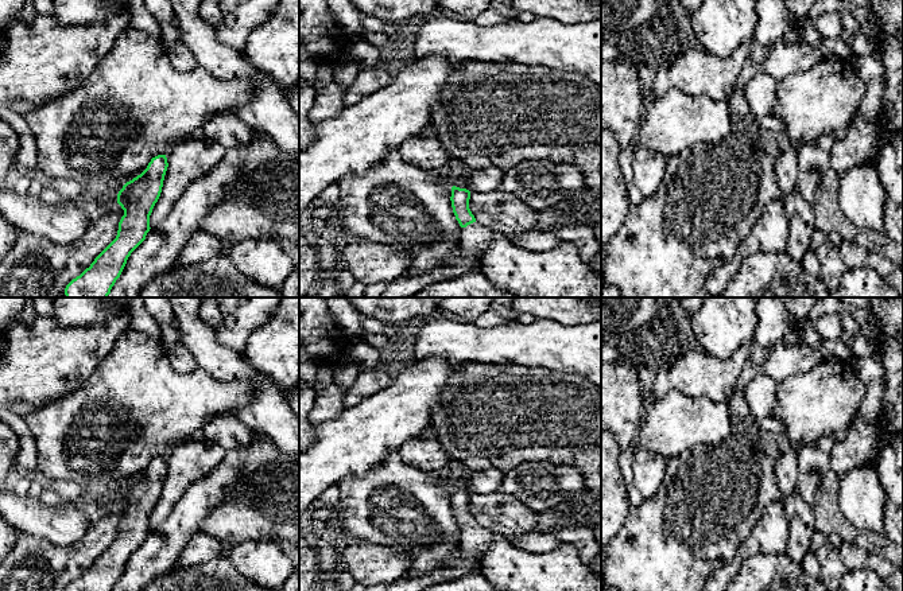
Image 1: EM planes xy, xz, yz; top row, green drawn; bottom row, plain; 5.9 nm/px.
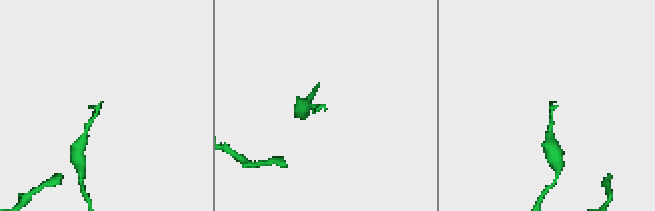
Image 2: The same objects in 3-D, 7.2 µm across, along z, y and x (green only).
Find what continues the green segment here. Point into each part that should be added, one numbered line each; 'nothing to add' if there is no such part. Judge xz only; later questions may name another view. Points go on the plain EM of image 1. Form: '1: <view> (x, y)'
1: xz (476, 540)

